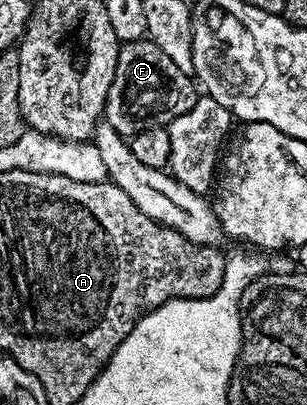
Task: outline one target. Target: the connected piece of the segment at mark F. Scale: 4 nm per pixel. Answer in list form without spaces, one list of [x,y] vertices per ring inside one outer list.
[[[123,42],[118,47],[116,76],[108,92],[104,122],[118,134],[133,136],[150,127],[161,127],[167,120],[193,108],[196,101],[196,82],[189,73],[181,71],[156,43]]]

